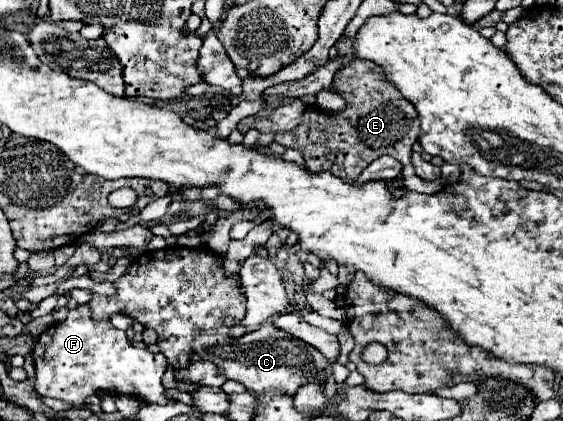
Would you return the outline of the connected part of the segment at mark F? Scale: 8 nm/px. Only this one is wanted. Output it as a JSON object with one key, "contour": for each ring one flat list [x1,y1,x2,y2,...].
{"contour":[[78,305,70,309,70,315,62,323,50,325,36,341,34,351,32,351,34,367,36,367,36,391,42,397,52,397,52,399,62,399,72,405,84,405,84,399,88,395,108,391,108,393,124,393,124,395,134,395,138,399,144,399,148,403,170,403,164,395,164,385,162,385,162,375,166,371,166,357,162,353,150,353,148,349,140,349,130,345,128,337,124,331,116,329,110,321,94,321,90,305]]}

